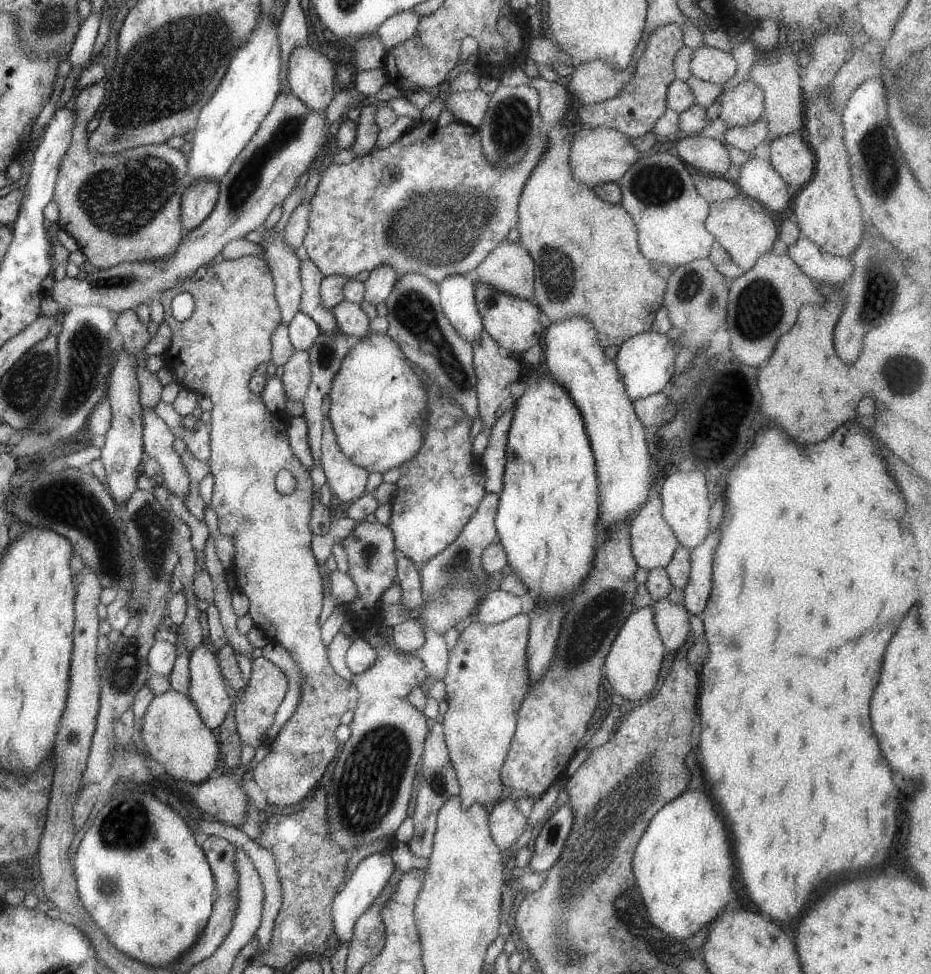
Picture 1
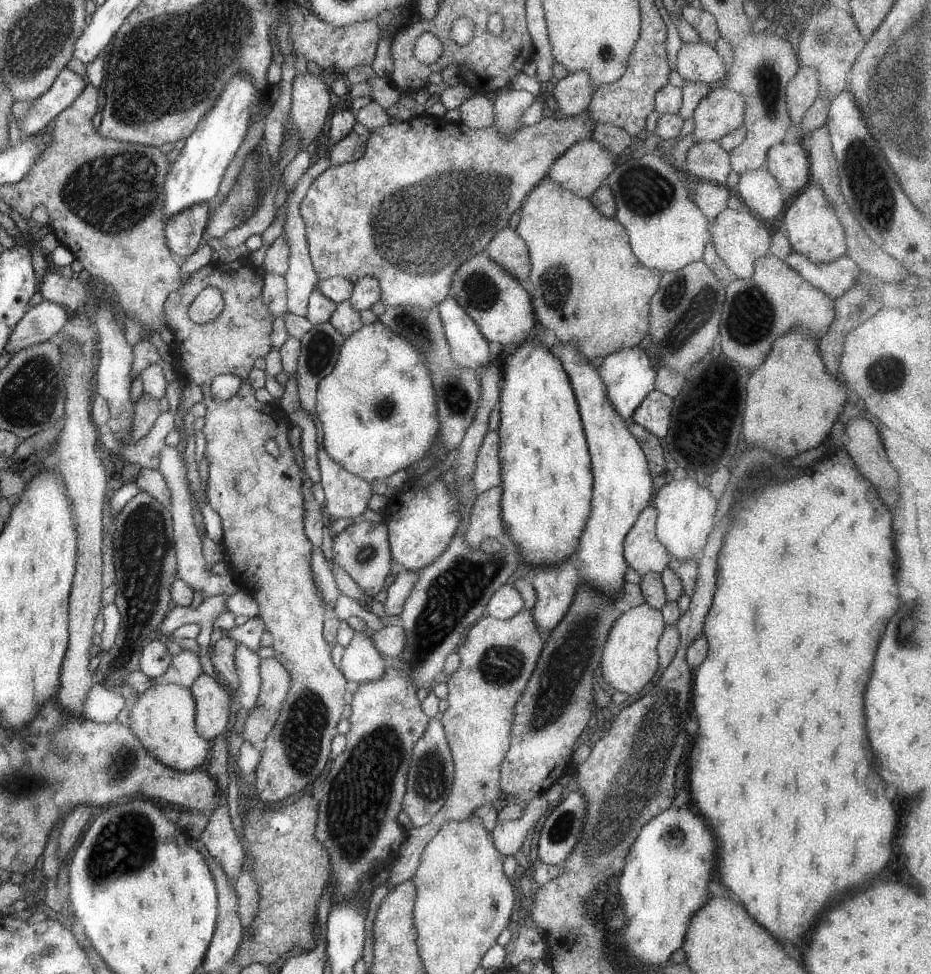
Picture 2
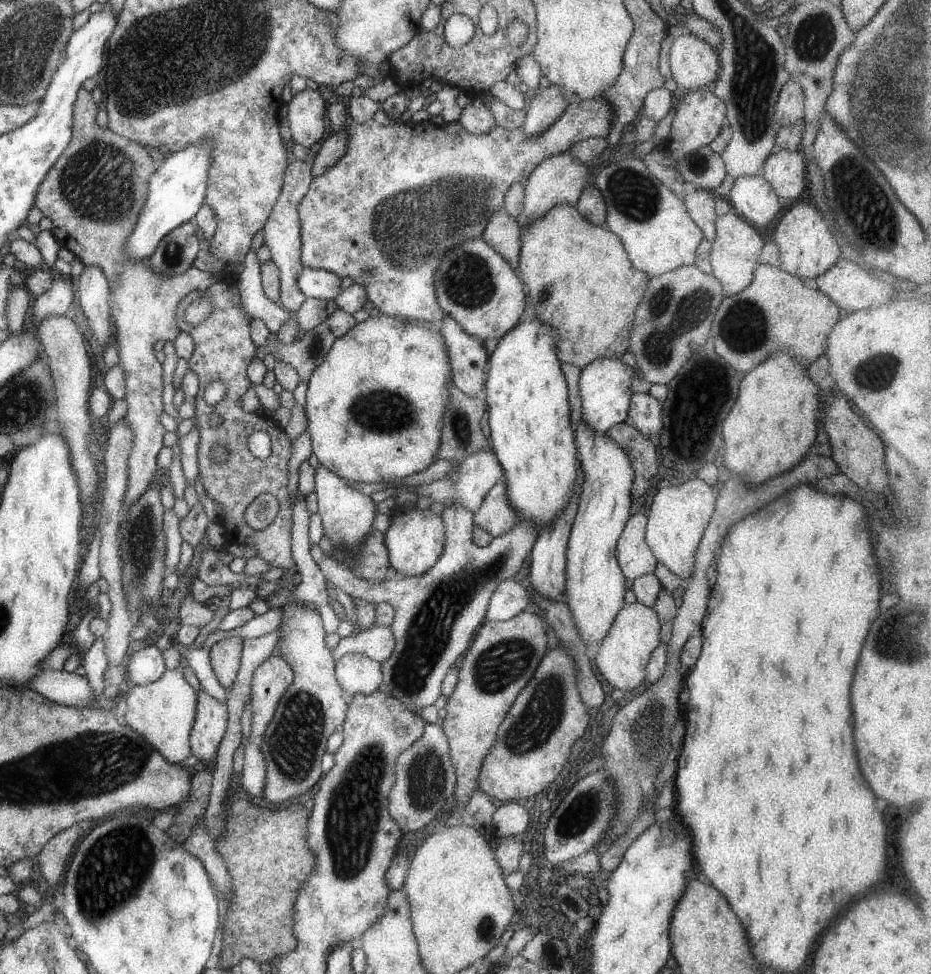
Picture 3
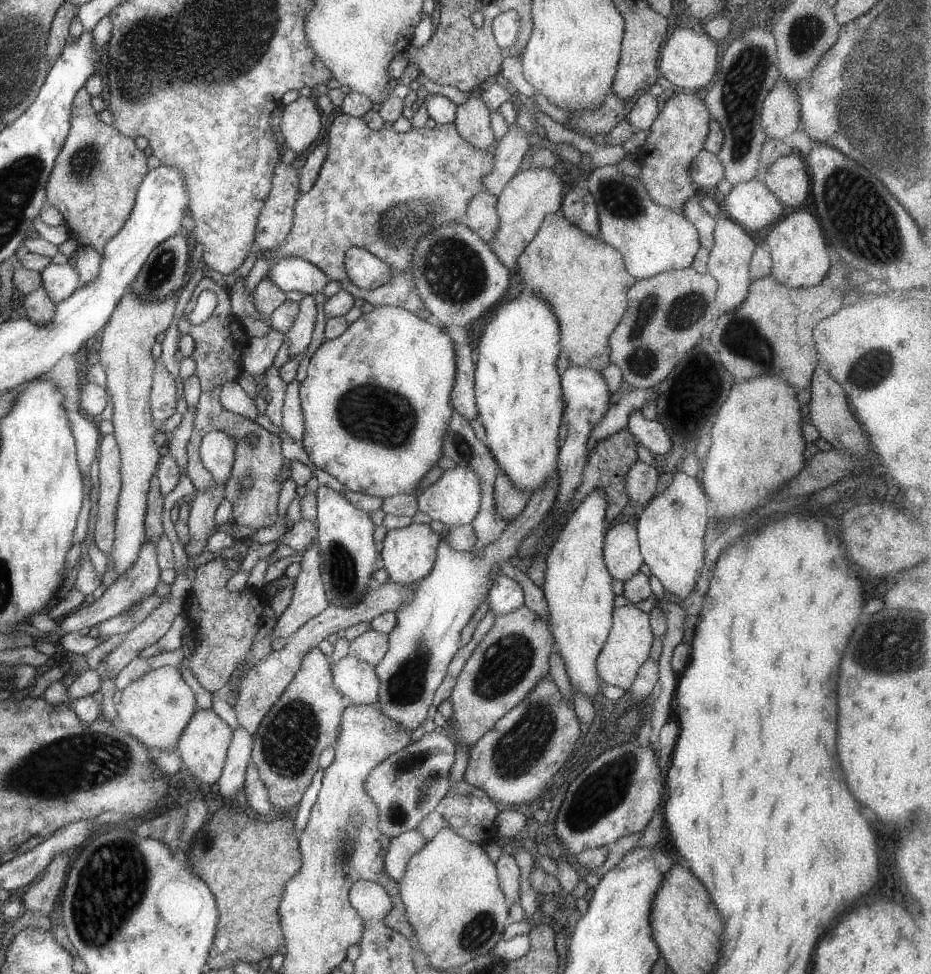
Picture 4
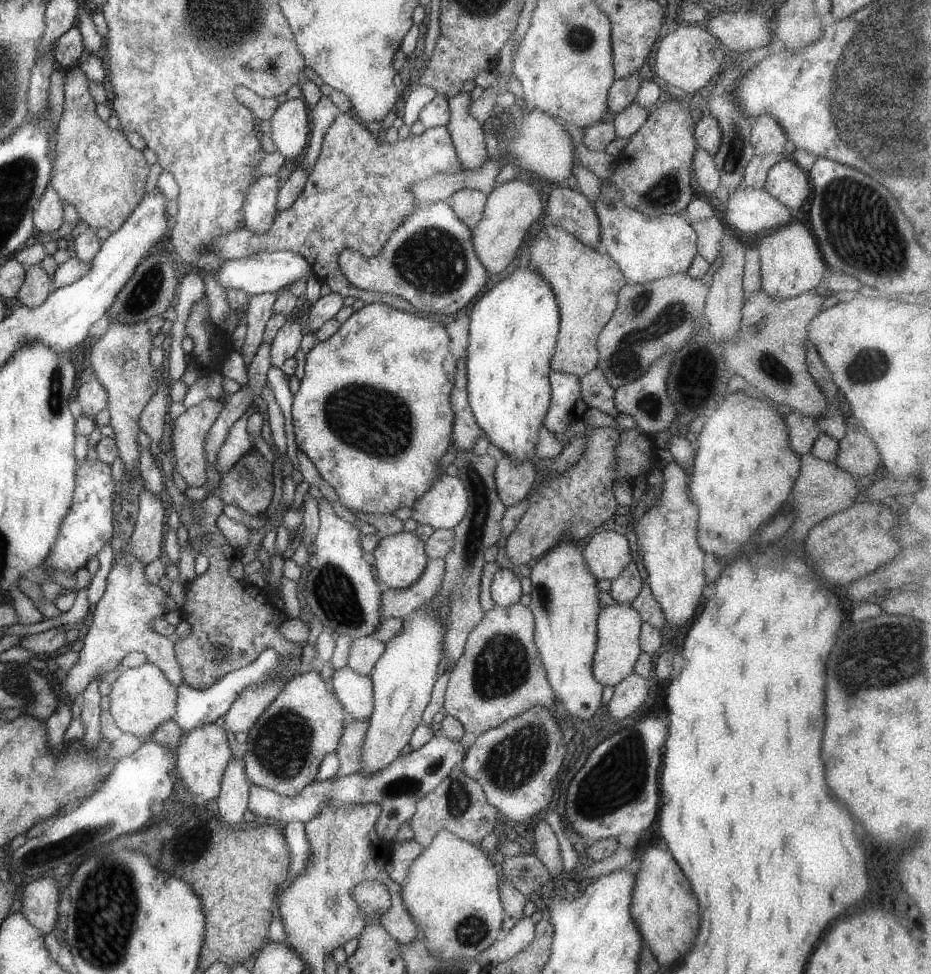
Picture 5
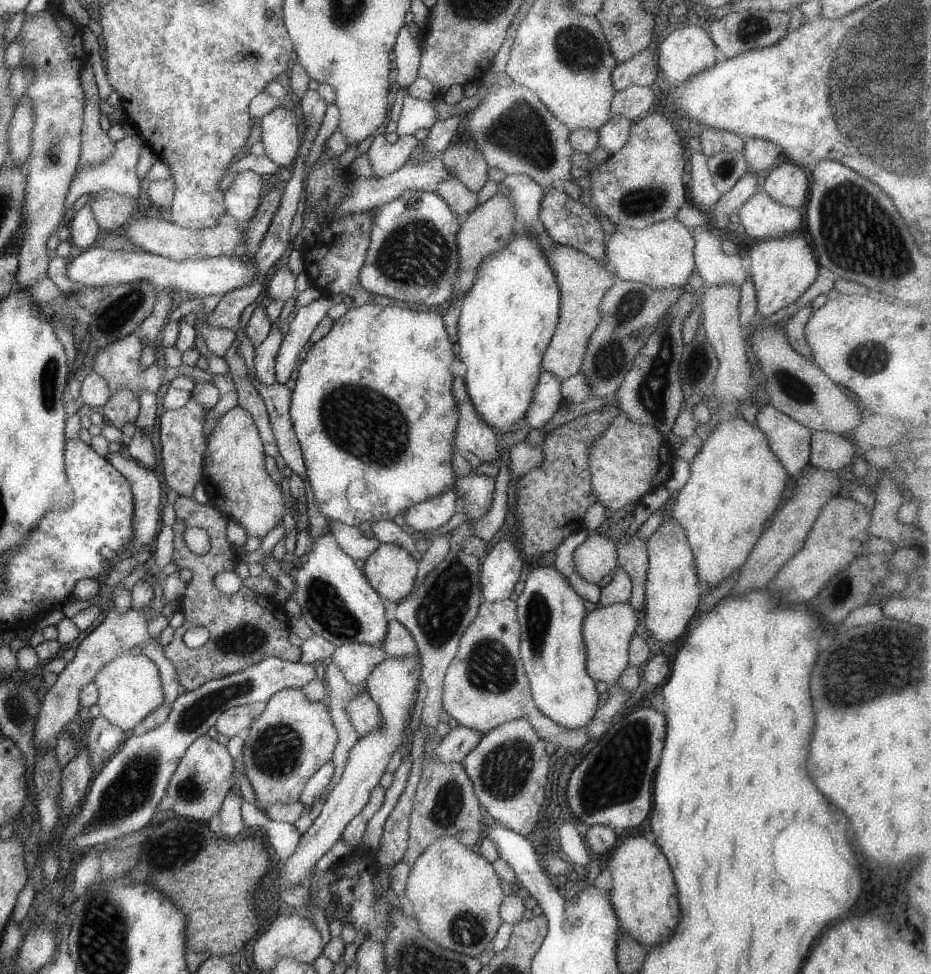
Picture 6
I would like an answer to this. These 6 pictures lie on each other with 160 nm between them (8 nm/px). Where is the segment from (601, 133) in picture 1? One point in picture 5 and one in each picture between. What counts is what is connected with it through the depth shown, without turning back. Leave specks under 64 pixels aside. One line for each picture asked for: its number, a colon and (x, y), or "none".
2: (585, 165)
3: (560, 178)
4: (532, 193)
5: (512, 209)

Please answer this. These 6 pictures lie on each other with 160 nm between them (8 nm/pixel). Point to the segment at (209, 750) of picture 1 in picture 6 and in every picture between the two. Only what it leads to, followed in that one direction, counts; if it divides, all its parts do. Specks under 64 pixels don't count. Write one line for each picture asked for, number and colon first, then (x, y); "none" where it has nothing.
2: (163, 717)
3: (162, 712)
4: (155, 708)
5: (141, 698)
6: (128, 687)

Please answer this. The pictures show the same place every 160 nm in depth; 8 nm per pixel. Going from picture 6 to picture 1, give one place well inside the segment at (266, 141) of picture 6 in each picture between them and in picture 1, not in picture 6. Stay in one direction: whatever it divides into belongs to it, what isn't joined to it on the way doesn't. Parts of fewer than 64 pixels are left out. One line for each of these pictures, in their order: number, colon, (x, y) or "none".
1: (310, 75)
2: (310, 103)
3: (305, 110)
4: (300, 124)
5: (289, 126)

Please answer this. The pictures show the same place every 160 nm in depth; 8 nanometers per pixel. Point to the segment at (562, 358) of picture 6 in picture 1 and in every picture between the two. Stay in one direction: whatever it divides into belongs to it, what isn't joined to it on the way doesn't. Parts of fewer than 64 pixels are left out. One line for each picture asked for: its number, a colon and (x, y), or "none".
1: (587, 261)
2: (585, 284)
3: (578, 277)
4: (583, 280)
5: (585, 284)

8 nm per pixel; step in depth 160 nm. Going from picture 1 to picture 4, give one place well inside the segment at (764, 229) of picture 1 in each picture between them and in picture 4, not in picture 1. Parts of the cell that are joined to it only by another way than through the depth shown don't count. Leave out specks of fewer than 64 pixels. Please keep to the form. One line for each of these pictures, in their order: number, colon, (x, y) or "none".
2: (739, 237)
3: (734, 250)
4: (728, 259)

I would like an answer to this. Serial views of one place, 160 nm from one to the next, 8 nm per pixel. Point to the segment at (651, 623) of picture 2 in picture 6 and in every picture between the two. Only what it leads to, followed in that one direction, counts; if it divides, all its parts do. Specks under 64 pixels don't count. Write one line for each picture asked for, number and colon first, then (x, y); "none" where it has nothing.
3: (622, 655)
4: (627, 645)
5: (617, 626)
6: (607, 630)

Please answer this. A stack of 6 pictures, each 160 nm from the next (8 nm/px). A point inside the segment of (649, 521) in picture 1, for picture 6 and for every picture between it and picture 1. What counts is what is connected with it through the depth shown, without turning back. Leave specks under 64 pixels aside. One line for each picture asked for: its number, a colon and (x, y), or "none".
2: (642, 551)
3: (634, 558)
4: (620, 552)
5: (606, 554)
6: (595, 557)

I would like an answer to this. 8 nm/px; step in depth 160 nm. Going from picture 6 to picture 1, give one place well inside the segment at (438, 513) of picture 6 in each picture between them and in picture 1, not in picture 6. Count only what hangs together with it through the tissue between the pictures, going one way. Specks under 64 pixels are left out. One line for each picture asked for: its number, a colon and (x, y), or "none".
1: (492, 459)
2: (486, 474)
3: (477, 473)
4: (453, 499)
5: (443, 504)

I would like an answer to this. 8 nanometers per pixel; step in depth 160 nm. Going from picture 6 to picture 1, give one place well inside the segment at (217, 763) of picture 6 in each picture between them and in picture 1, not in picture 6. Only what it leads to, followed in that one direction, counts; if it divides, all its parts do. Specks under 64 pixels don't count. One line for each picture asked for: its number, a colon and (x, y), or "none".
1: (206, 690)
2: (211, 701)
3: (209, 725)
4: (201, 747)
5: (200, 759)

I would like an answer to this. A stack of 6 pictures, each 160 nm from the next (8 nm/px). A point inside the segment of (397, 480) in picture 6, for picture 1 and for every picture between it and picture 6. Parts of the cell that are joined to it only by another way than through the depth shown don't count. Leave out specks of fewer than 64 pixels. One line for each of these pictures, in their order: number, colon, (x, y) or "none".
1: (377, 400)
2: (377, 408)
3: (374, 405)
4: (376, 399)
5: (372, 413)

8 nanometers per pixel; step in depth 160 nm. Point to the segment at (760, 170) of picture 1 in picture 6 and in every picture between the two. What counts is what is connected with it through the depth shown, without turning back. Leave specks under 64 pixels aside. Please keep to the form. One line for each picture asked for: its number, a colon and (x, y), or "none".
2: (757, 188)
3: (752, 198)
4: (751, 204)
5: (748, 210)
6: (761, 217)

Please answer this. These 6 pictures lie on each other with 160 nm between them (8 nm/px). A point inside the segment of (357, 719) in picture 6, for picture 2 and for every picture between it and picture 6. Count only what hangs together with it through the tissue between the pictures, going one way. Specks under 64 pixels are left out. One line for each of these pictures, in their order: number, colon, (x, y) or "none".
2: (360, 662)
3: (356, 673)
4: (357, 681)
5: (354, 692)

